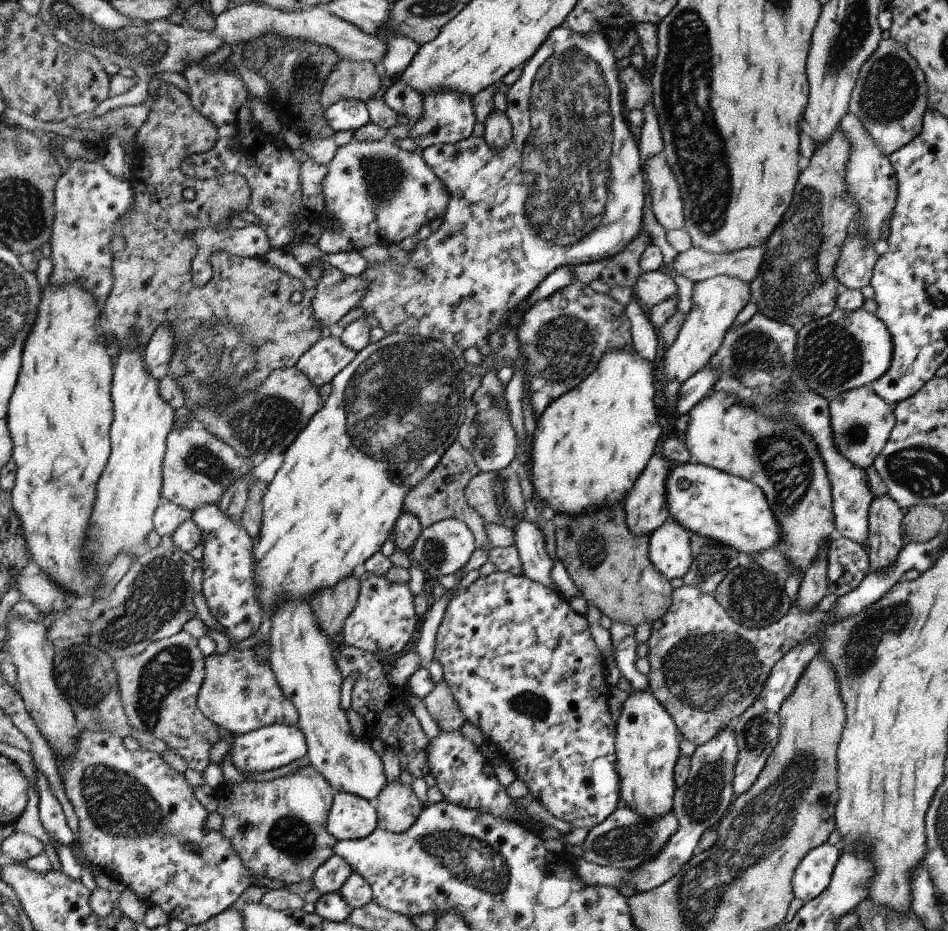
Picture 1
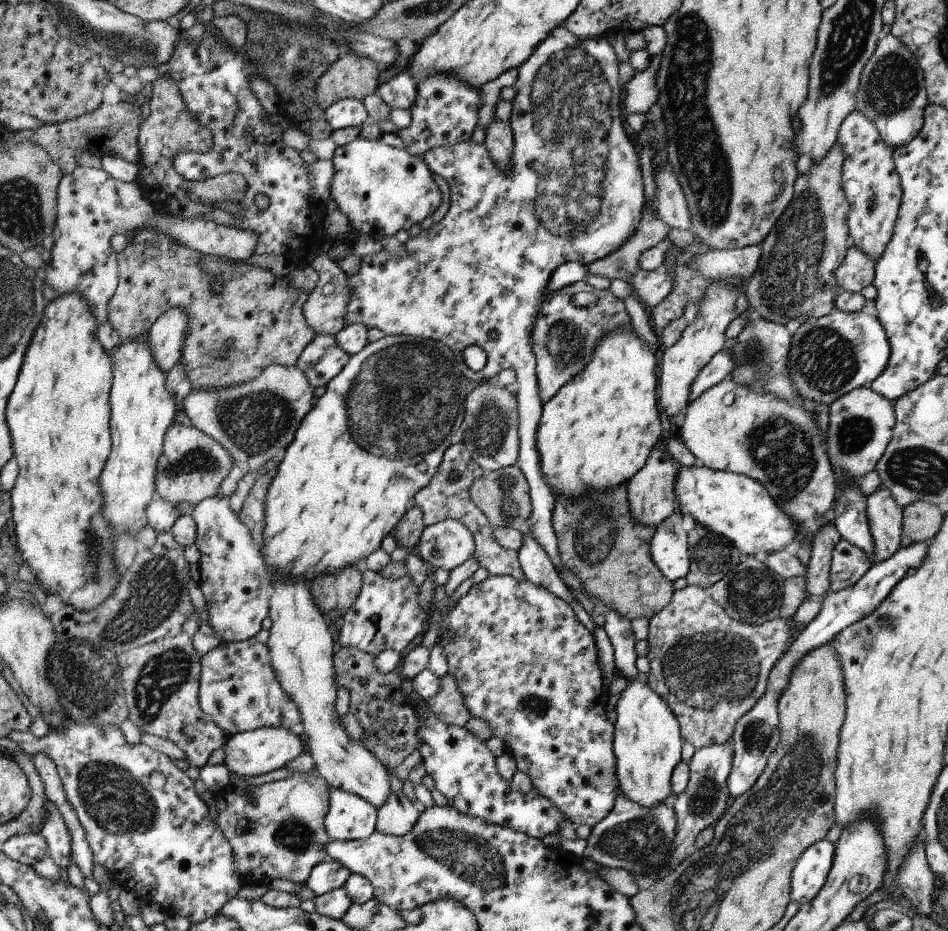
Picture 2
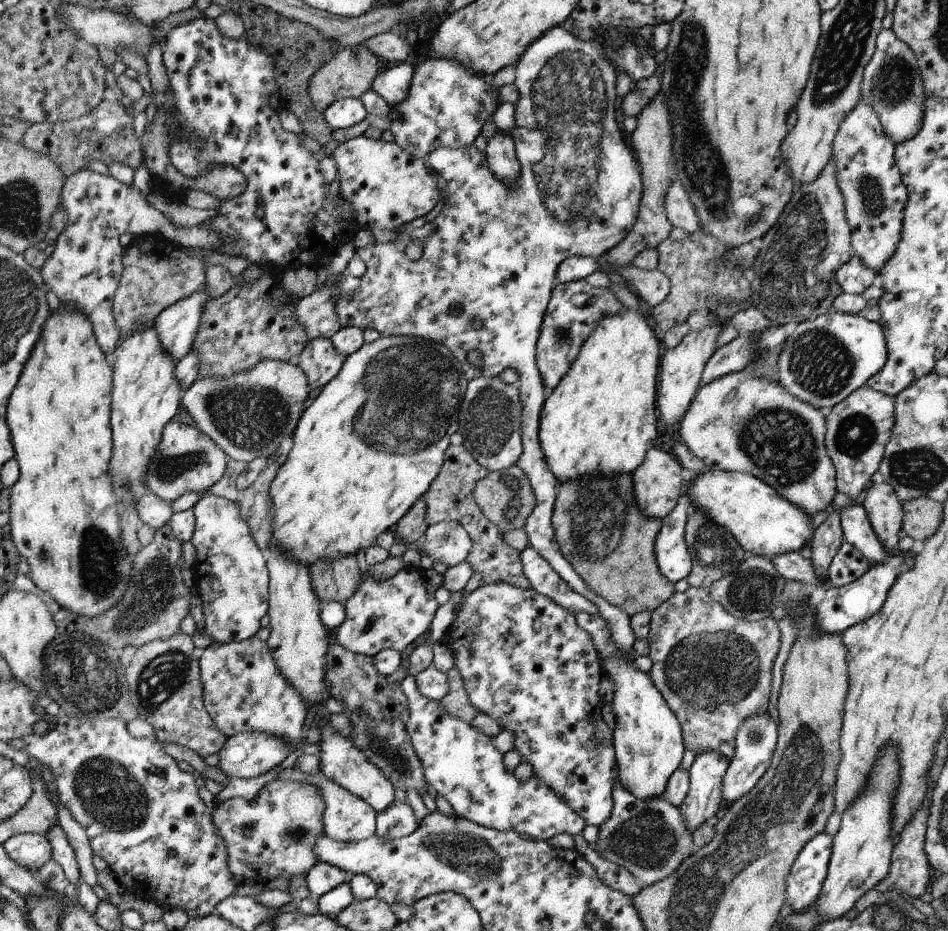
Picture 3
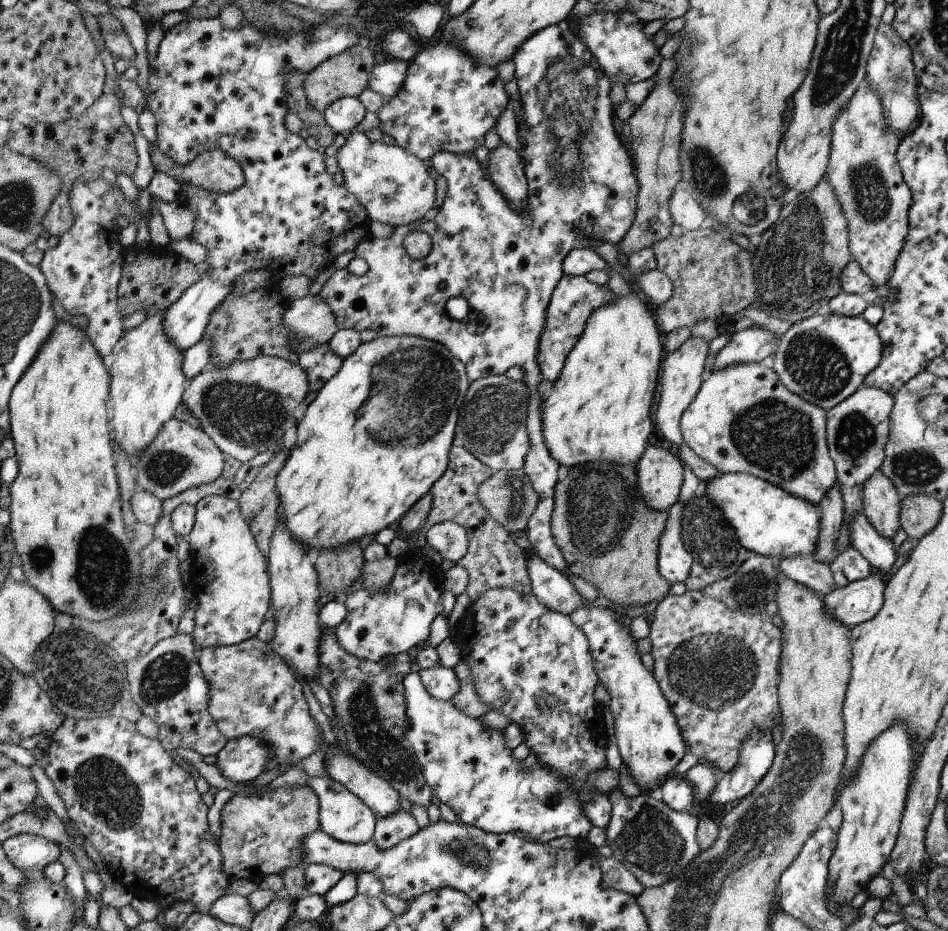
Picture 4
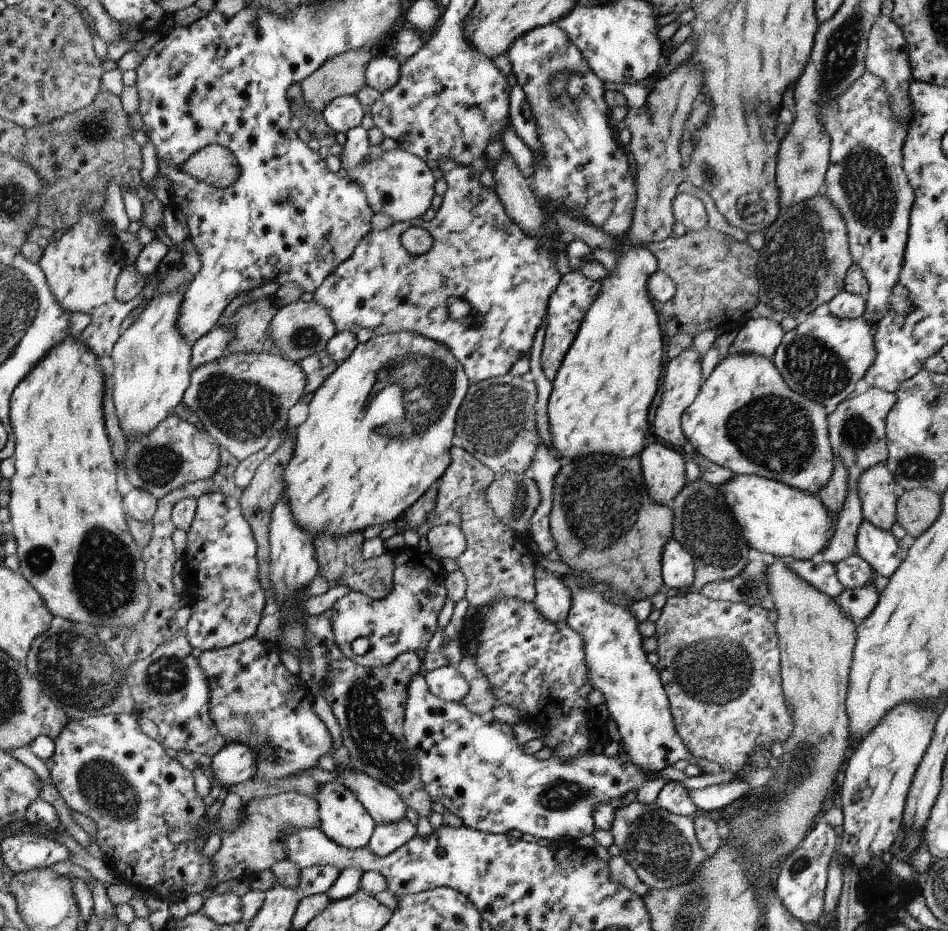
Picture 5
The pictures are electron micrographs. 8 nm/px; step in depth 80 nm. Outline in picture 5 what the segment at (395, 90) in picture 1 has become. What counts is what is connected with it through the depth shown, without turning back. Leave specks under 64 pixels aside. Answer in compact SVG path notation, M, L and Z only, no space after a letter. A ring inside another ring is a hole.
M374 54L371 63L367 67L367 85L378 90L378 92L386 92L400 79L401 67L402 62L398 61L397 58Z

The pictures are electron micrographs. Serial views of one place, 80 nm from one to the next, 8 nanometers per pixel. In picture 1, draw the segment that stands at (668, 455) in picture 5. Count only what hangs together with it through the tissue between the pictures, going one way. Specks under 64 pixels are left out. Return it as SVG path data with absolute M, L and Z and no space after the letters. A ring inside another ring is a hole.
M655 454L624 504L626 523L633 535L651 535L671 518L667 507L667 478L673 468L666 457Z

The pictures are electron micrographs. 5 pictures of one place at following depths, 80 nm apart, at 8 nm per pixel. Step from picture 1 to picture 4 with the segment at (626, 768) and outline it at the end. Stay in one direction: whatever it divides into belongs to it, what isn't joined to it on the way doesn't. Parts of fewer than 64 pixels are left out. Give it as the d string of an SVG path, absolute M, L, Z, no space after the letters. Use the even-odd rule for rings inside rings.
M581 606L570 617L578 628L587 633L600 682L611 696L609 707L615 720L613 740L634 778L633 782L642 792L662 786L688 751L670 701L659 687L659 681L640 662L637 646L630 640L628 628L622 626L608 606Z

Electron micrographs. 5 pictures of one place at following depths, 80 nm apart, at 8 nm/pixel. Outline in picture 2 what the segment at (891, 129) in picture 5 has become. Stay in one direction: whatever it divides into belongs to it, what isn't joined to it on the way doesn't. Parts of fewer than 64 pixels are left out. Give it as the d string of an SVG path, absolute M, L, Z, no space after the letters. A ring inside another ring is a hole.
M856 110L843 120L838 142L846 157L842 179L843 191L851 203L850 243L878 260L894 236L902 204L902 180L895 167L894 149L882 140L876 124Z

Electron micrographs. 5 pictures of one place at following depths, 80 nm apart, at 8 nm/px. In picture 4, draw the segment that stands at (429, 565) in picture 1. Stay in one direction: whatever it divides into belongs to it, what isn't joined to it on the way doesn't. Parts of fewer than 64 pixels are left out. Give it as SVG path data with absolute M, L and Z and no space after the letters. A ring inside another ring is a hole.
M444 521L432 525L427 531L427 544L447 561L457 564L470 550L470 537L463 525Z

